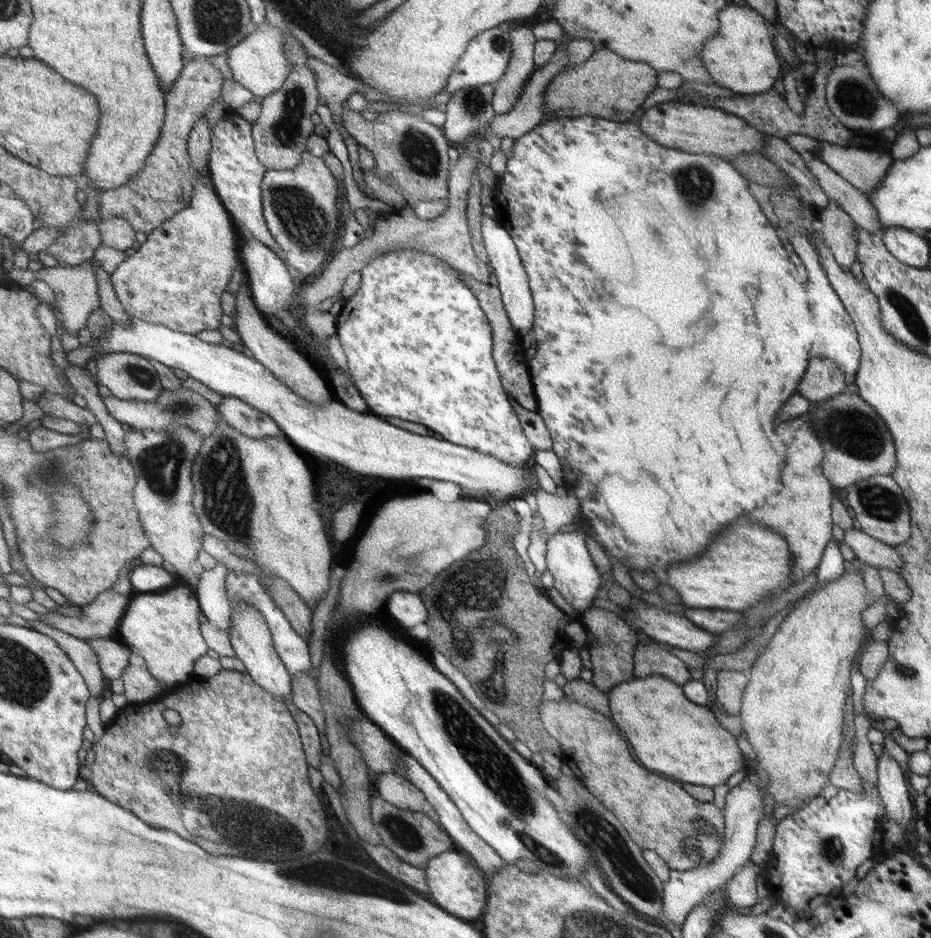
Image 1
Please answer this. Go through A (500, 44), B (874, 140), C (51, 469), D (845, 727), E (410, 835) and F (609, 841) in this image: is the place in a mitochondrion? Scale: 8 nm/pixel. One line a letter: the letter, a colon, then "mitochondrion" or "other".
A: mitochondrion
B: other
C: mitochondrion
D: other
E: mitochondrion
F: mitochondrion

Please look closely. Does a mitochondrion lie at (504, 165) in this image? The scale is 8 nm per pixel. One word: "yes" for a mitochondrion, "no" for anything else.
no

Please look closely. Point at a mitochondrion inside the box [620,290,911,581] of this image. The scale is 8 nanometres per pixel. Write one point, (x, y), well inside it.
(843, 427)

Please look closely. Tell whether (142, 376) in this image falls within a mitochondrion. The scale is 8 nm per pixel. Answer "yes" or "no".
yes

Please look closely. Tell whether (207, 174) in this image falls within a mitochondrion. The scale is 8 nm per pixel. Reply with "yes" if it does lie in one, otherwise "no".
no

